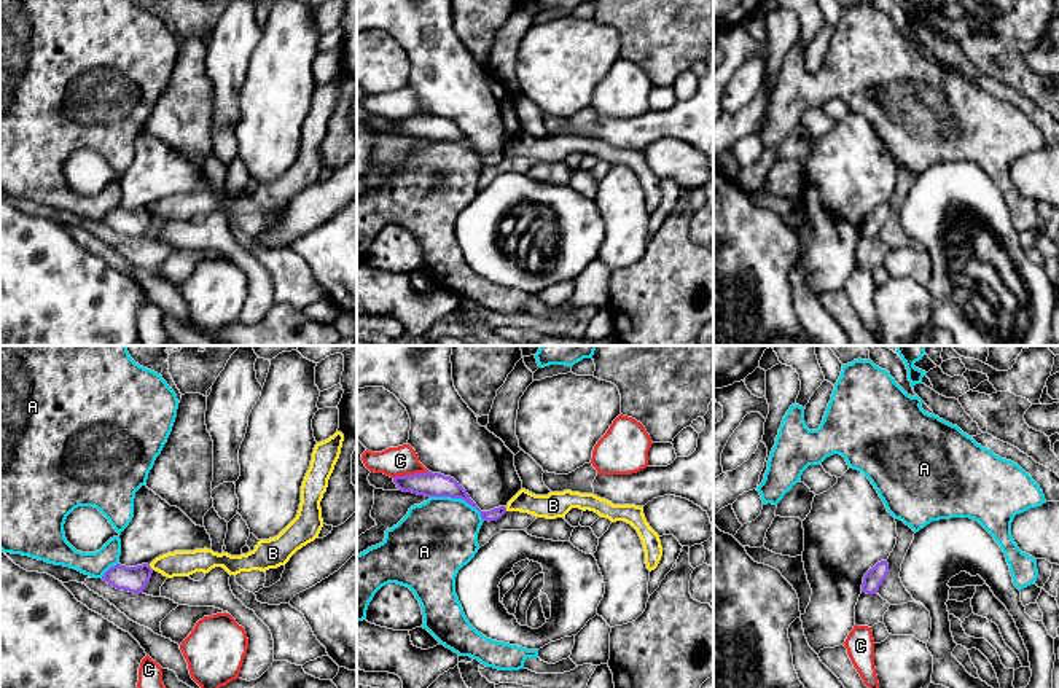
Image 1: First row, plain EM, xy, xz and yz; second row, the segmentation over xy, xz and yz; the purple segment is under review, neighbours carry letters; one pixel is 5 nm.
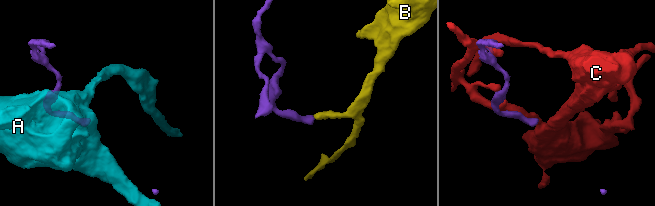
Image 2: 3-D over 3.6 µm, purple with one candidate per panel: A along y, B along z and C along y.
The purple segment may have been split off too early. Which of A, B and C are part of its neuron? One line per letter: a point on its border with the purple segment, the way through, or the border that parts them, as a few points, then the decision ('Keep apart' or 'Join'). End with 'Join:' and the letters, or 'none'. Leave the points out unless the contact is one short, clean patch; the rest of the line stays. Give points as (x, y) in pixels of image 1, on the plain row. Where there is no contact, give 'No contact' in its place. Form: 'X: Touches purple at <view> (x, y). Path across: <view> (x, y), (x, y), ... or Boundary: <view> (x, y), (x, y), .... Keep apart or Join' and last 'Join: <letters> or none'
A: Touches purple at xz (459, 140). Keep apart
B: Touches purple at xy (150, 211). Boundary: xy (148, 209), (153, 212). Keep apart
C: Touches purple at xz (410, 118). Keep apart
Join: none

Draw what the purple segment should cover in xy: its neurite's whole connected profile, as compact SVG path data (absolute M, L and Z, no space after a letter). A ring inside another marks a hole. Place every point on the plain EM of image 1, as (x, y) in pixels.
M116 207L104 217L102 223L116 233L140 237L150 225L151 217L153 212L148 207L142 207L137 210Z

